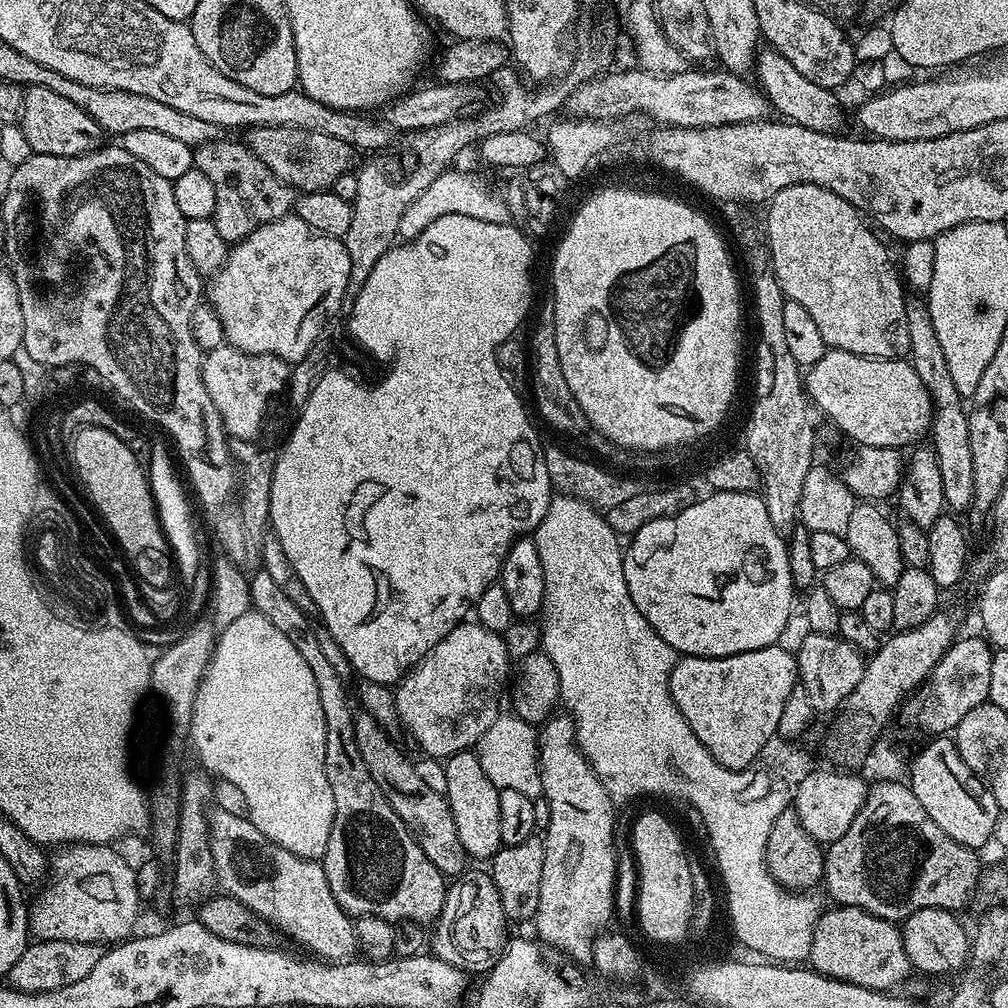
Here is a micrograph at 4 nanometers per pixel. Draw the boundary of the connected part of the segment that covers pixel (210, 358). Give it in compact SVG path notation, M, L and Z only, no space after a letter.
M227 342L204 356L206 390L210 390L210 398L214 398L214 406L218 406L224 430L232 440L257 439L268 412L268 403L288 384L288 371L287 360L274 354L250 354Z

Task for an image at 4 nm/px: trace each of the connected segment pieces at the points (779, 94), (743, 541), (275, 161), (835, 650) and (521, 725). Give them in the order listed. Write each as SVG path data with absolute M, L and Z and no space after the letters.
M764 46L757 51L755 76L754 80L759 90L764 93L769 105L775 111L777 108L781 112L779 115L785 121L801 124L819 132L835 133L839 129L836 127L843 122L844 116L836 105L837 93L831 88L823 88L810 82L810 78L806 78L799 70L794 70L794 65L787 58L782 58L782 54L775 48Z
M709 491L677 512L668 548L656 552L657 522L646 522L633 532L624 552L624 573L634 606L654 630L678 654L686 656L733 656L777 643L792 616L794 587L785 537L774 530L766 514L763 495L751 492Z
M252 126L247 129L246 135L248 149L259 160L266 162L266 166L270 166L270 170L278 179L301 193L331 189L332 184L338 182L338 178L342 178L344 172L352 172L354 168L352 166L354 149L351 144L330 134L314 132L311 128Z
M808 632L801 642L800 649L795 649L798 682L810 697L810 706L814 706L817 714L832 712L839 704L847 701L848 695L862 682L862 674L866 663L865 653L859 652L850 642L846 642L838 634L827 632Z
M512 712L501 713L476 745L476 753L482 763L482 770L499 790L514 789L532 799L543 795L538 732L535 725L527 723Z

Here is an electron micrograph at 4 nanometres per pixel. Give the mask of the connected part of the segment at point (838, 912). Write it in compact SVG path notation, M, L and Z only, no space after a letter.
M832 906L832 909L821 911L816 922L814 938L808 955L811 967L831 980L845 980L854 986L866 986L876 992L896 990L910 973L910 965L906 958L906 946L902 946L899 927L893 921L883 920L861 908Z

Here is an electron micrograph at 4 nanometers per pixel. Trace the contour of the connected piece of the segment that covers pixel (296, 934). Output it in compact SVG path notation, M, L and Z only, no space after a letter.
M219 810L213 811L208 828L218 884L227 895L242 902L242 906L246 906L254 915L272 925L279 935L281 932L282 935L289 936L294 943L301 944L308 951L305 953L321 961L344 962L357 955L358 945L353 917L344 912L338 906L334 894L330 894L323 863L307 860L273 844L260 833L258 826L254 826L247 815L239 816Z

